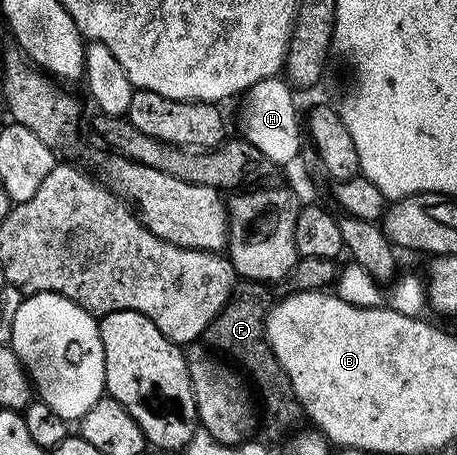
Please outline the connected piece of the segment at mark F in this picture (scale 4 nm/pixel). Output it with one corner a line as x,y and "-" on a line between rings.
239,282
222,312
212,321
212,325
208,325
204,343
207,348
215,352
223,351
218,353
225,356
227,360
235,359
230,361
245,372
249,382
253,384
256,391
258,386
258,391
262,394
260,407
261,410
262,407
266,410
267,433
285,436
295,426
293,423
297,421
298,415
300,419
300,404
294,395
292,381
288,381
288,373
284,373
280,361
276,361
276,353
272,353
270,343
266,339
266,316
270,314
270,308
276,299
276,295
270,291
273,290
264,283

